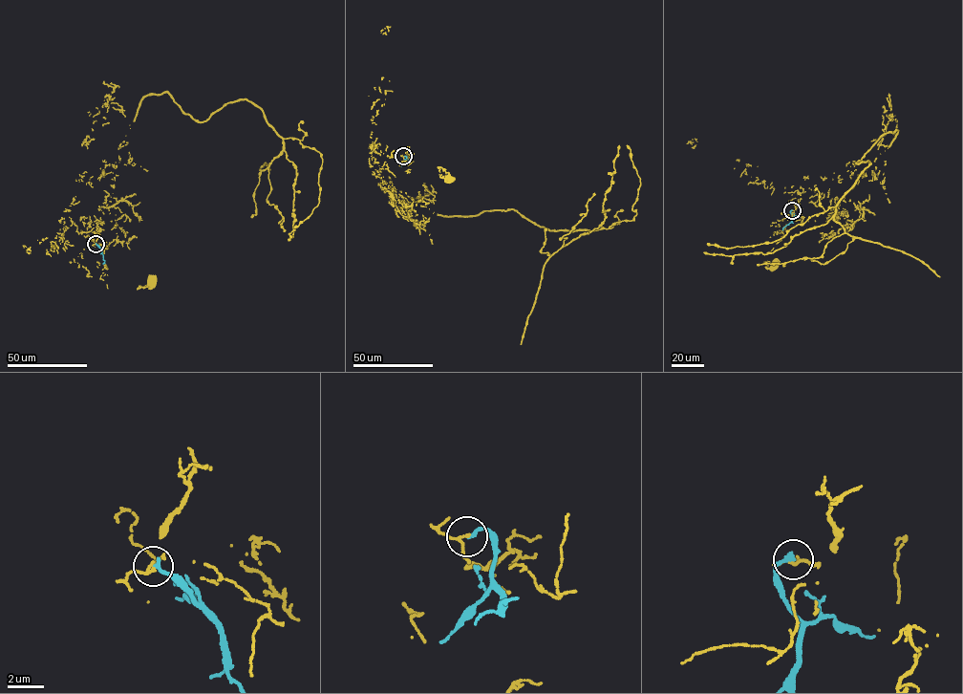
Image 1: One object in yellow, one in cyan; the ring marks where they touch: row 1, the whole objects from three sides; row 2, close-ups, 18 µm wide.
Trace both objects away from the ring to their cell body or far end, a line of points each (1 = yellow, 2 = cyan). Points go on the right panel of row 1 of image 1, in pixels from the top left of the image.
1: (792, 210), (810, 202), (839, 212), (835, 207), (827, 218), (797, 220), (775, 232), (774, 263)
2: (792, 210), (792, 220), (782, 229)

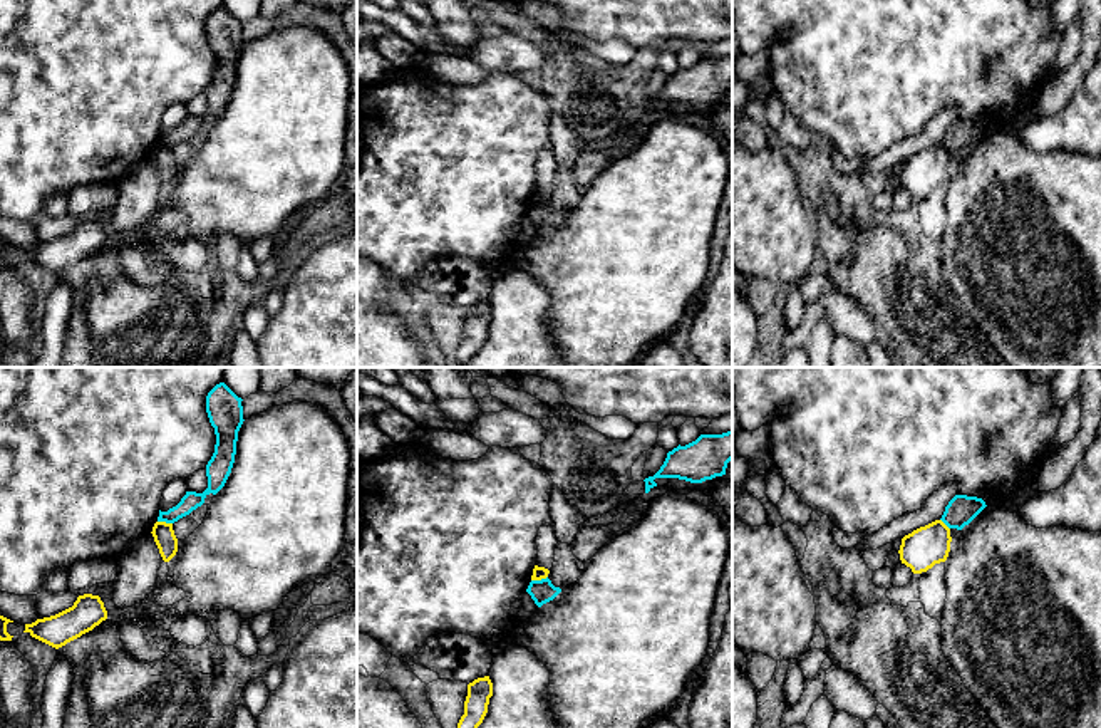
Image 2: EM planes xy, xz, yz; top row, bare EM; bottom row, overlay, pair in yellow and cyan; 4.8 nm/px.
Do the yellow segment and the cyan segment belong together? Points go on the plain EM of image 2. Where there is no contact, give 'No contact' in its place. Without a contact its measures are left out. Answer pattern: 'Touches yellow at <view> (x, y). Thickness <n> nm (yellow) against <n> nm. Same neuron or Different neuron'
Touches yellow at xz (538, 203). Thickness 60 nm (yellow) against 110 nm. Different neuron

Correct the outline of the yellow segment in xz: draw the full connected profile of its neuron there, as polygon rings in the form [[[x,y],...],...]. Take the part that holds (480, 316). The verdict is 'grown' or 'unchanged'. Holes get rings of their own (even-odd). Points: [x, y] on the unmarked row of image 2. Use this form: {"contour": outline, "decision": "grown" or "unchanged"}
{"contour": [[[489,300],[478,302],[468,309],[464,339],[457,347],[457,359],[461,364],[471,361],[483,347],[488,337],[488,329],[491,320],[493,320],[493,307]]], "decision": "unchanged"}

